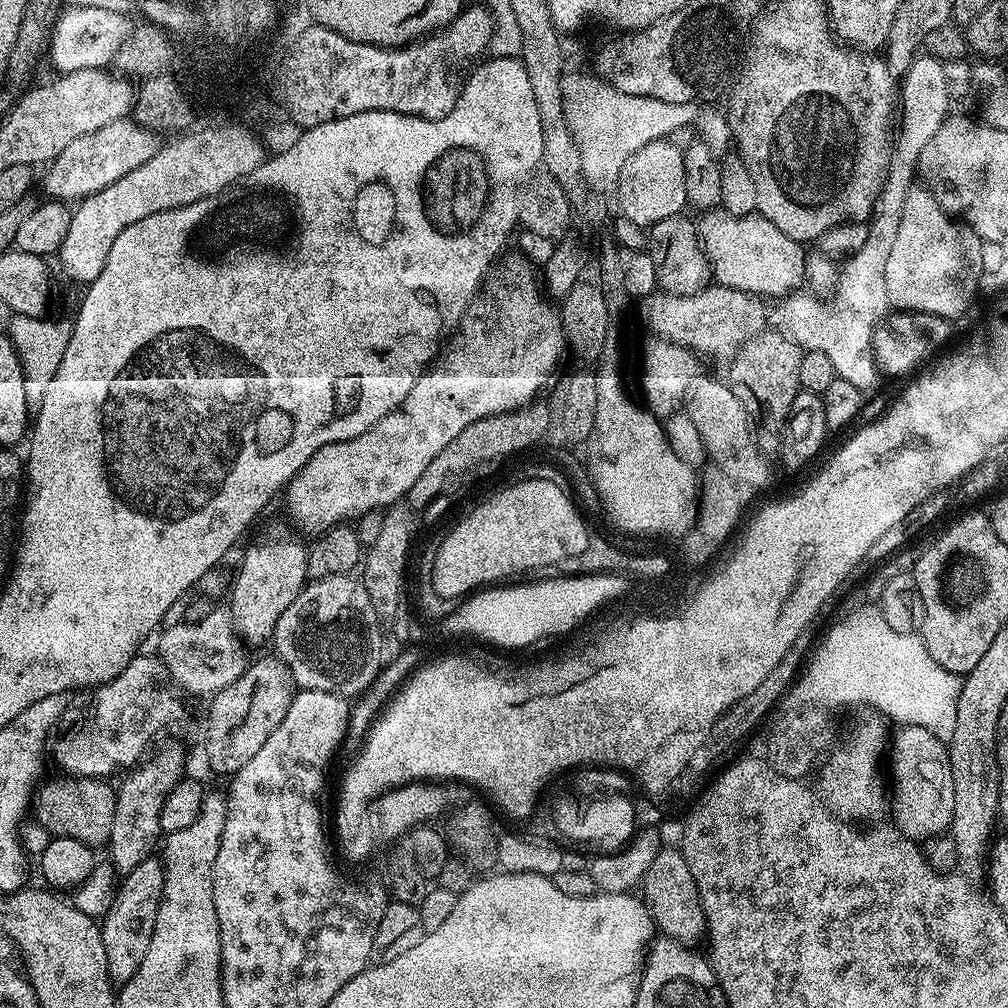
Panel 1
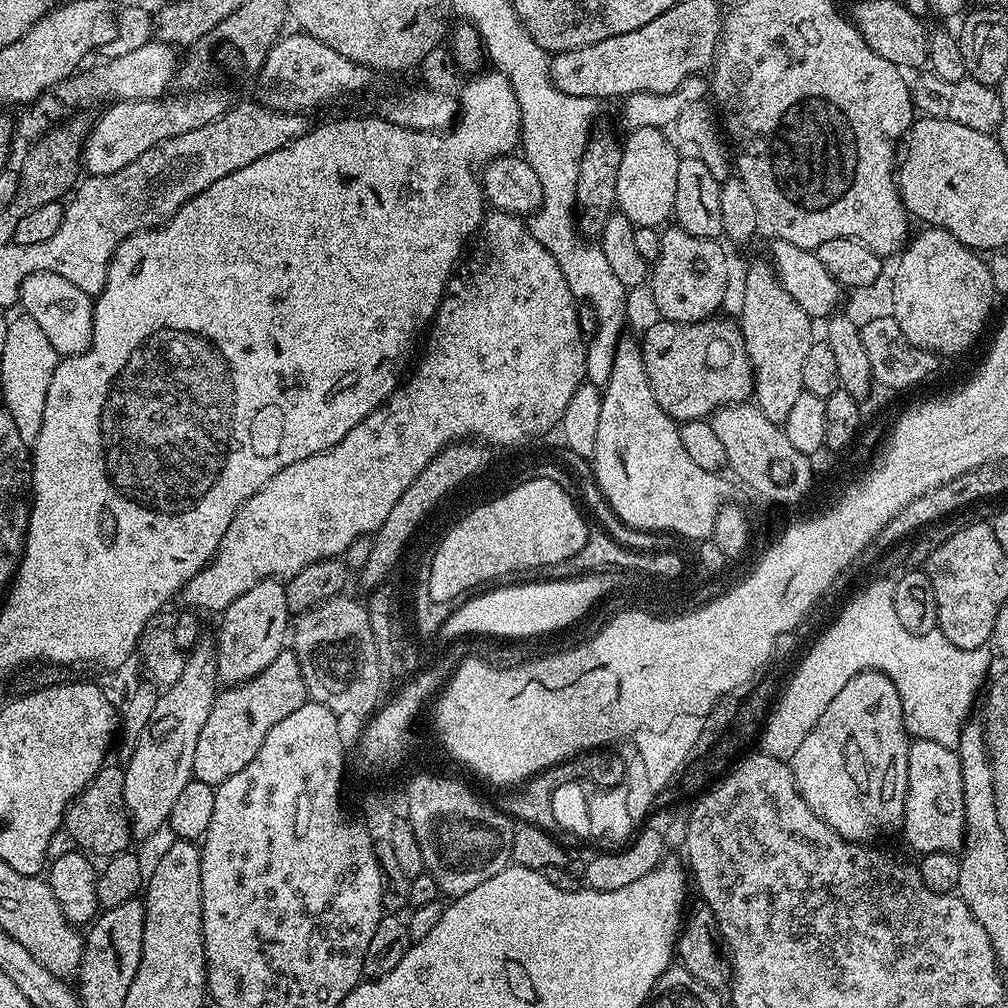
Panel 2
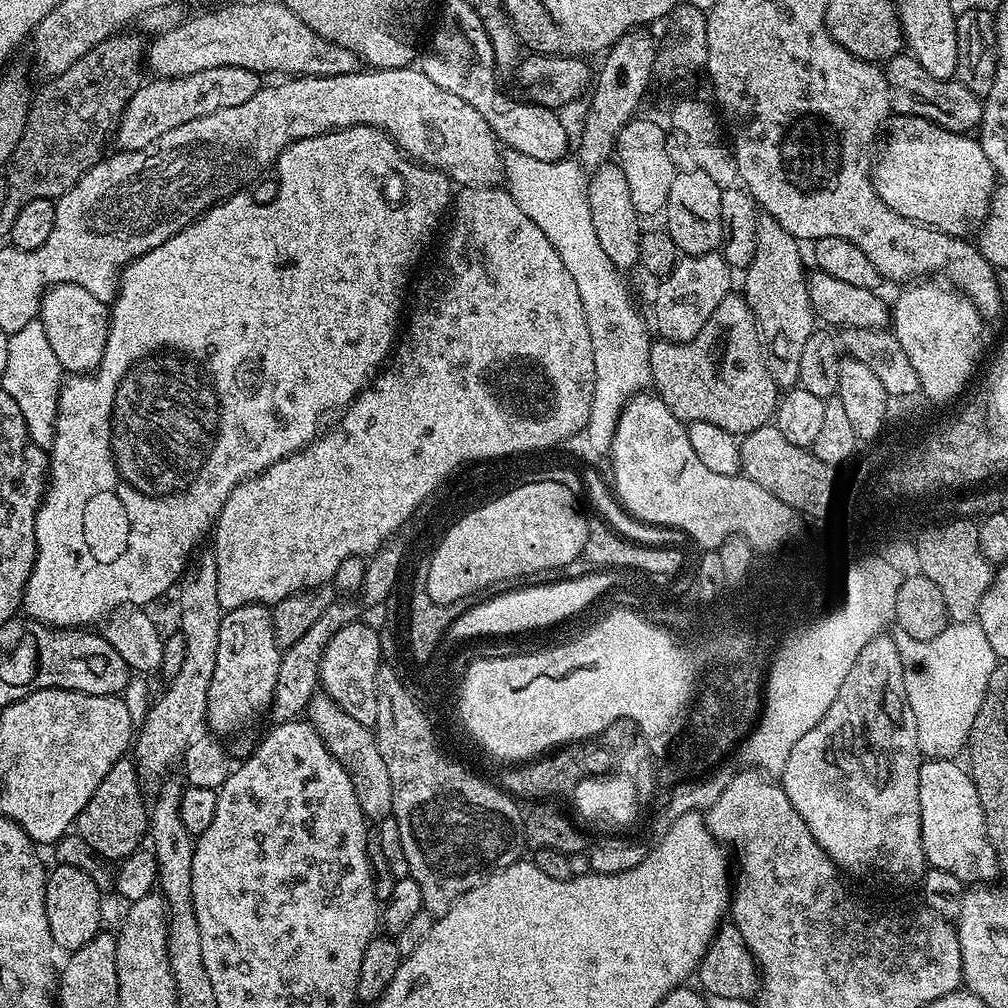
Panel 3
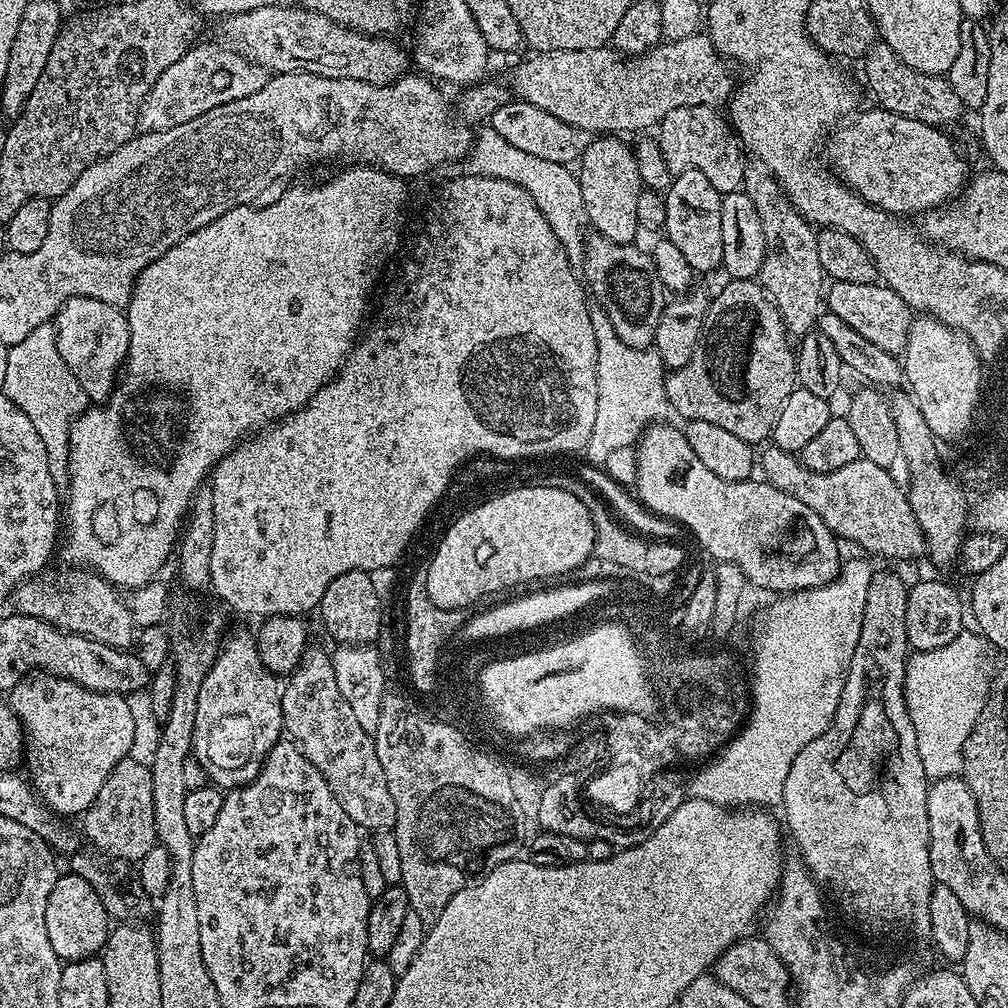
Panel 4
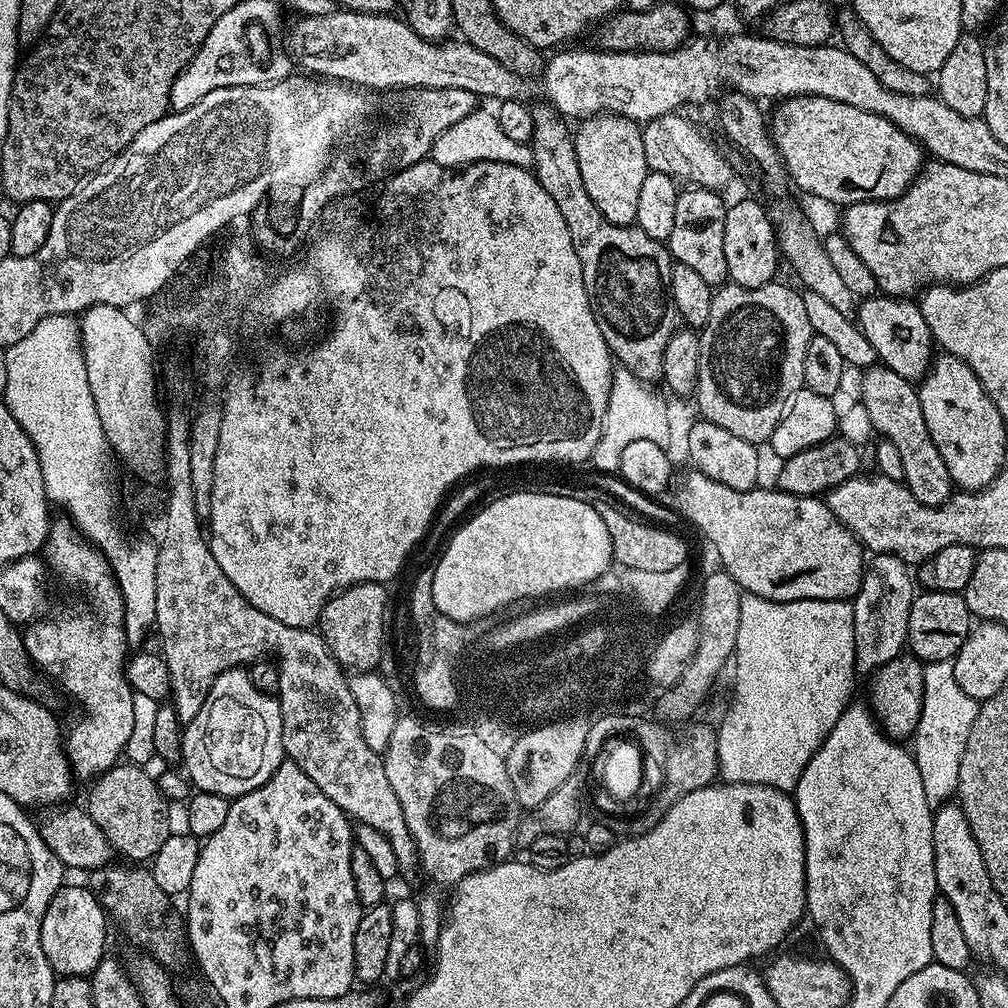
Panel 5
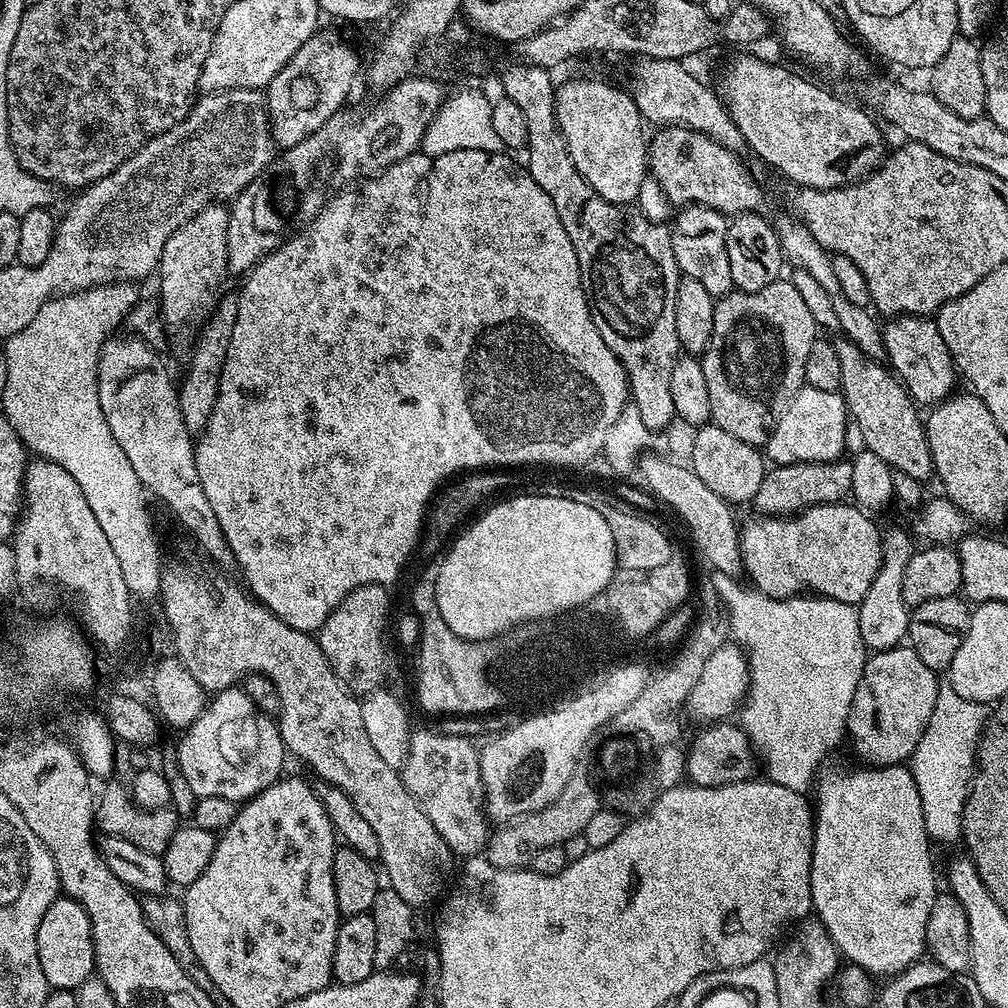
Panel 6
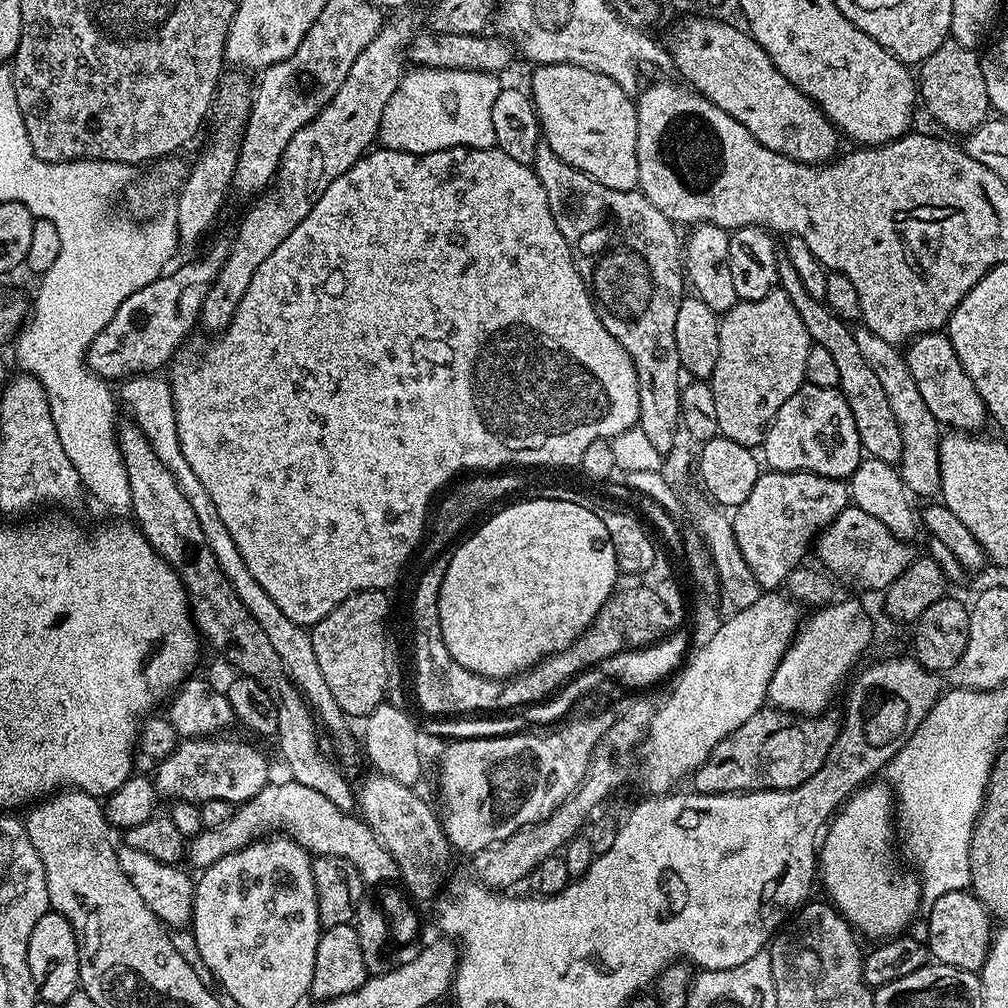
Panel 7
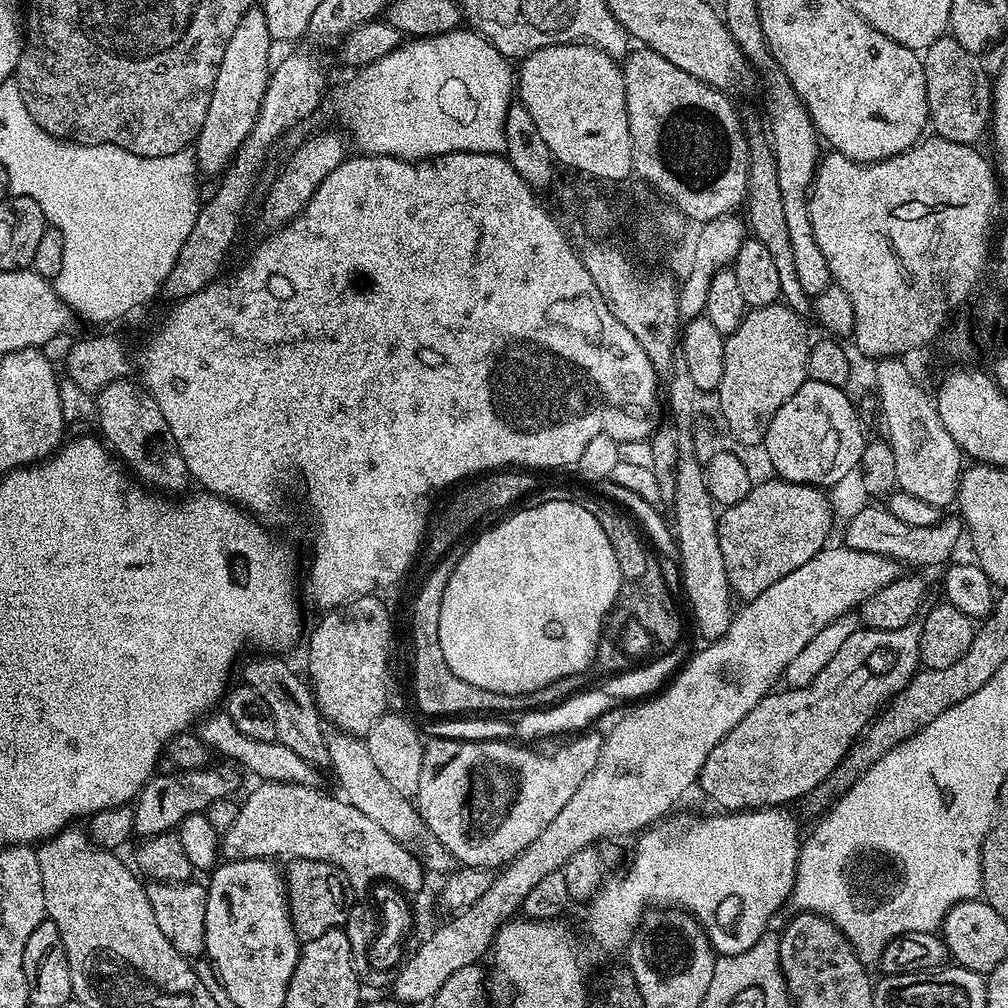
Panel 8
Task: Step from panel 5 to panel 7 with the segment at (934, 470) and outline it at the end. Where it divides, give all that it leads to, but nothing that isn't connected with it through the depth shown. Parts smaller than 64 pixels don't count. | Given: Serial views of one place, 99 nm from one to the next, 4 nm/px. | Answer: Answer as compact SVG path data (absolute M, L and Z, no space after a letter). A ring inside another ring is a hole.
M787 254L778 255L778 278L779 291L784 292L790 302L794 302L794 310L798 310L798 318L802 318L812 343L822 346L822 350L827 350L838 365L839 390L846 398L846 406L850 406L850 414L854 414L854 426L858 426L861 449L869 457L899 465L902 458L902 434L898 430L894 410L890 410L886 390L882 390L874 370L866 366L866 361L858 350L858 342L854 342L853 329L845 321L839 320L823 300L815 300L810 290L802 286L802 278L798 278L798 270L794 270Z

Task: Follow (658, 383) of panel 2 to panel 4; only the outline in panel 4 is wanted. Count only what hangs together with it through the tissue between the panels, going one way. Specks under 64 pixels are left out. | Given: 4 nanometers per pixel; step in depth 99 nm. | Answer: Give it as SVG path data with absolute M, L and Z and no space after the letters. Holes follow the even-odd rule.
M729 279L727 283L716 297L711 297L701 336L689 362L667 373L666 398L669 409L677 412L681 421L710 422L742 438L742 442L760 446L771 437L774 422L778 422L778 414L782 414L786 398L790 398L792 389L797 387L796 354L788 331L784 329L783 318L759 283L756 280L734 279Z

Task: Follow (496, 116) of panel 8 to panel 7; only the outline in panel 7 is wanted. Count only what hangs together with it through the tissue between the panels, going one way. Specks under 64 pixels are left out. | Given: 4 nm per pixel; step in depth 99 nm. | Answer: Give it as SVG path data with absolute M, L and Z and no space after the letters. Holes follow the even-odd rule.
M413 67L386 102L379 143L390 150L425 156L447 148L494 148L494 102L502 91L490 72Z

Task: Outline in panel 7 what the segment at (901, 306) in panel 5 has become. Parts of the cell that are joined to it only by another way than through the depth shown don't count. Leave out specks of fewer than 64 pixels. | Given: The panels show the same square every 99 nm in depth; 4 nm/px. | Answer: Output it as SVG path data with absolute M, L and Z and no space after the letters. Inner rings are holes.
M943 331L928 332L925 336L917 336L907 345L906 355L910 374L914 374L914 382L922 393L930 414L948 430L976 434L984 423L989 423L988 408L982 402L982 394L970 382L970 374L962 370L958 362L958 354L954 354L954 346Z

